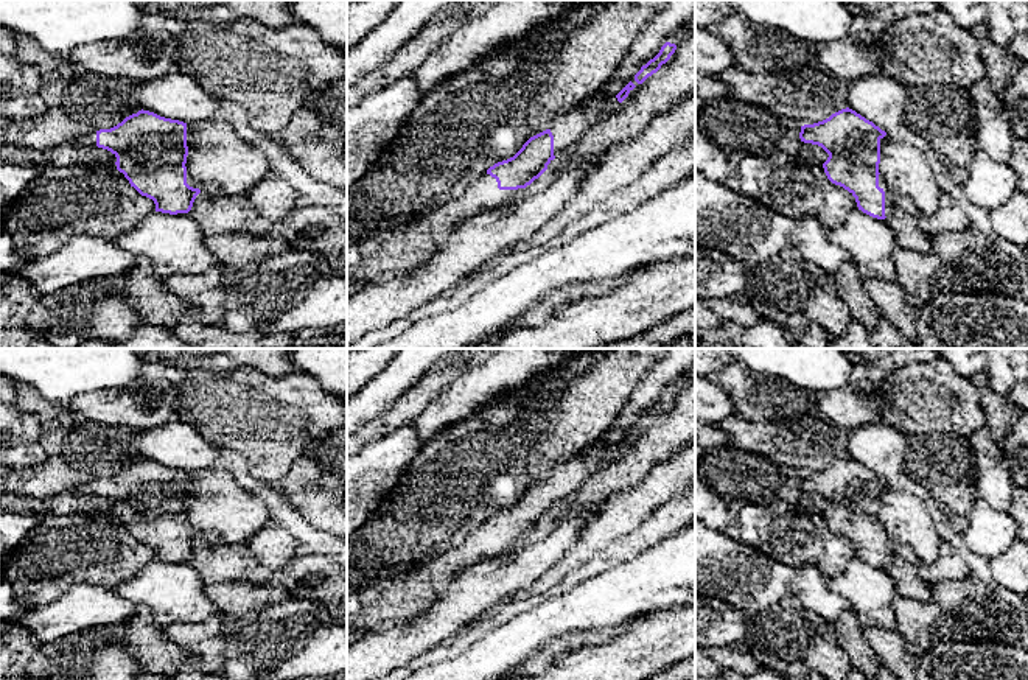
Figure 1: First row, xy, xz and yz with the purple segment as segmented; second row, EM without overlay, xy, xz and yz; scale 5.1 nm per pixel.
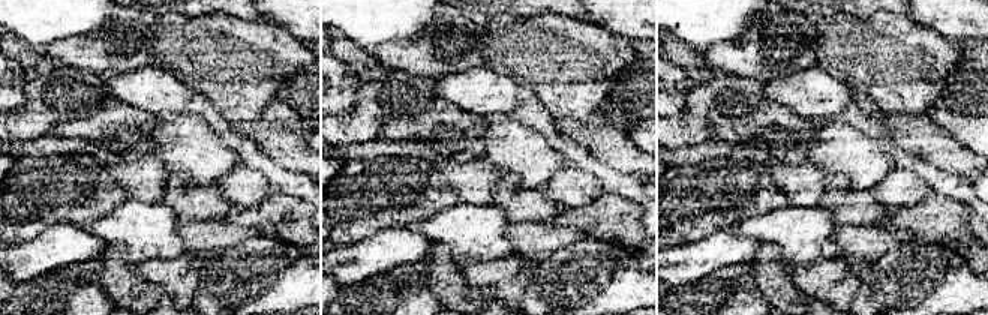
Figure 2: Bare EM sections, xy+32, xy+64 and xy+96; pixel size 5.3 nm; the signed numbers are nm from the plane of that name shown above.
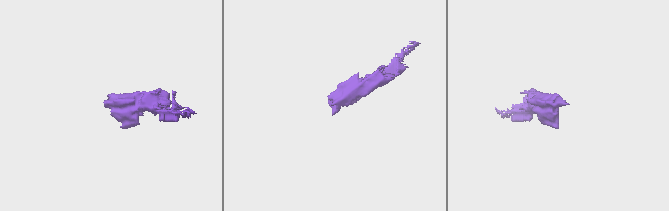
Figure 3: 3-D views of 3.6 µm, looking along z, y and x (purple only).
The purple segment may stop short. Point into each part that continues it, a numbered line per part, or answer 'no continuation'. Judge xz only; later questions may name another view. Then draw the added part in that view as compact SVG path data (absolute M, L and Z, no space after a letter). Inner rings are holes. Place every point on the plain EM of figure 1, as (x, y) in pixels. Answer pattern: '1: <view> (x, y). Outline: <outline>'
1: xz (425, 584). Outline: M482 523L456 549L411 570L403 582L407 604L429 608L463 570L476 562L513 551L523 538L499 538L495 526Z

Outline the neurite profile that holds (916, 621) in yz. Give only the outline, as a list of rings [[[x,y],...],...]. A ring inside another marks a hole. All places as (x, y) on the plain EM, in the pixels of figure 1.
[[[896,596],[893,601],[897,619],[896,630],[905,638],[908,652],[916,657],[928,646],[935,635],[933,629],[941,616],[936,602],[918,602],[908,598]]]

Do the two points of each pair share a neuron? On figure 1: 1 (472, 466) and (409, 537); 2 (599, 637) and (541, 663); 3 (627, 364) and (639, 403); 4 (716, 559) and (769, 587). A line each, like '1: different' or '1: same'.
1: same
2: same
3: different
4: same

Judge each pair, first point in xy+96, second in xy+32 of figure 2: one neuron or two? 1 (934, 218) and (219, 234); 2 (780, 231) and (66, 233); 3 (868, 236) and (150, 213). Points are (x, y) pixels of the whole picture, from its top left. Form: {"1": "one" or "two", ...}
{"1": "two", "2": "two", "3": "two"}

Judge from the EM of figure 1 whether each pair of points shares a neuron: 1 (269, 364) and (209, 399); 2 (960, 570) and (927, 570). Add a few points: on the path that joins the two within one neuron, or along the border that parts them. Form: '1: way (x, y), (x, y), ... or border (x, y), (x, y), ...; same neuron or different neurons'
1: border (221, 371), (254, 368), (272, 377), (296, 371); different neurons
2: way (952, 570), (935, 570); same neuron

